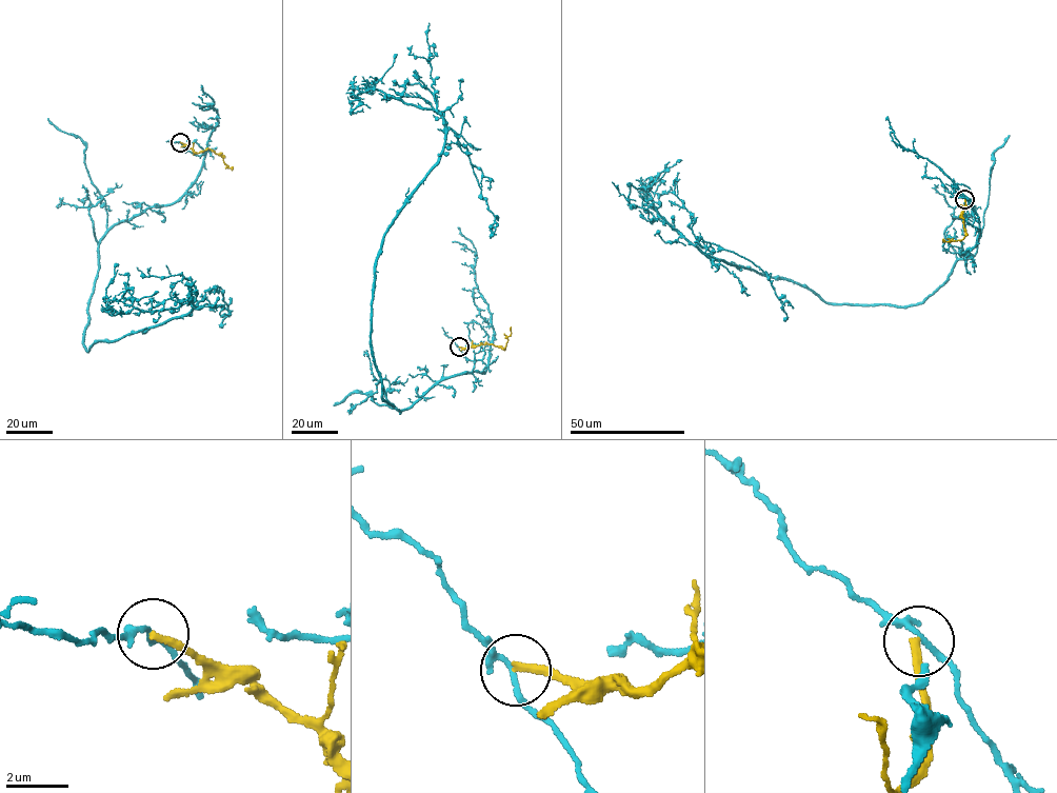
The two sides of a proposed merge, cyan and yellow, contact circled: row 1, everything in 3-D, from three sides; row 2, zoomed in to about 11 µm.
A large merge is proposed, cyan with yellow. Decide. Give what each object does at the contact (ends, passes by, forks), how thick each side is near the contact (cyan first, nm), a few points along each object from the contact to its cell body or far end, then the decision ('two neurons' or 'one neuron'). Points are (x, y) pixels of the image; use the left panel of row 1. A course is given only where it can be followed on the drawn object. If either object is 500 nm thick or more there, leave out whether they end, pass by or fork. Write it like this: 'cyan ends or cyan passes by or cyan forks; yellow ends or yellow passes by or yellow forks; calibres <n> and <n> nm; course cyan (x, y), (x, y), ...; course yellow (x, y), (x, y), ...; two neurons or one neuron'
cyan forks; yellow ends; calibres 130 and 240 nm; course cyan (179, 141), (204, 155), (191, 186), (98, 244), (85, 350), (194, 305), (112, 315), (115, 295); course yellow (179, 141), (195, 152), (210, 149), (228, 167), (233, 167); two neurons

